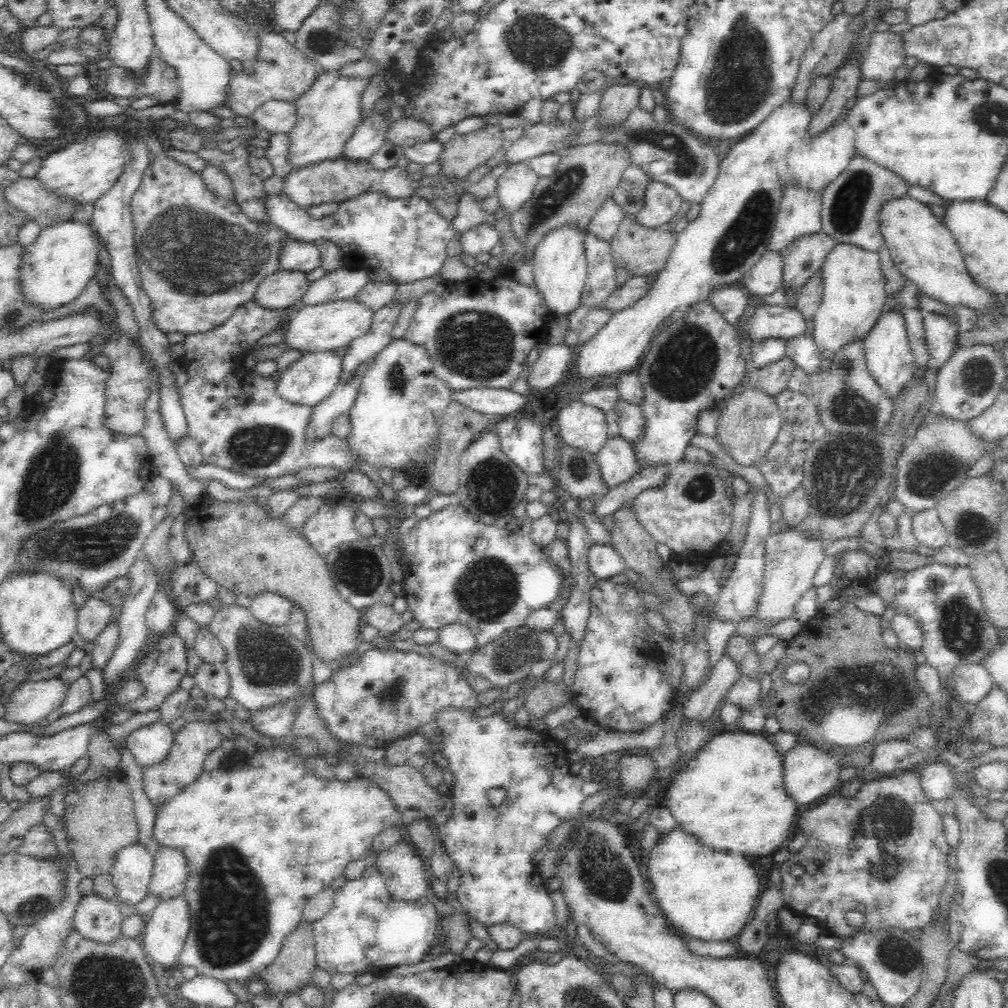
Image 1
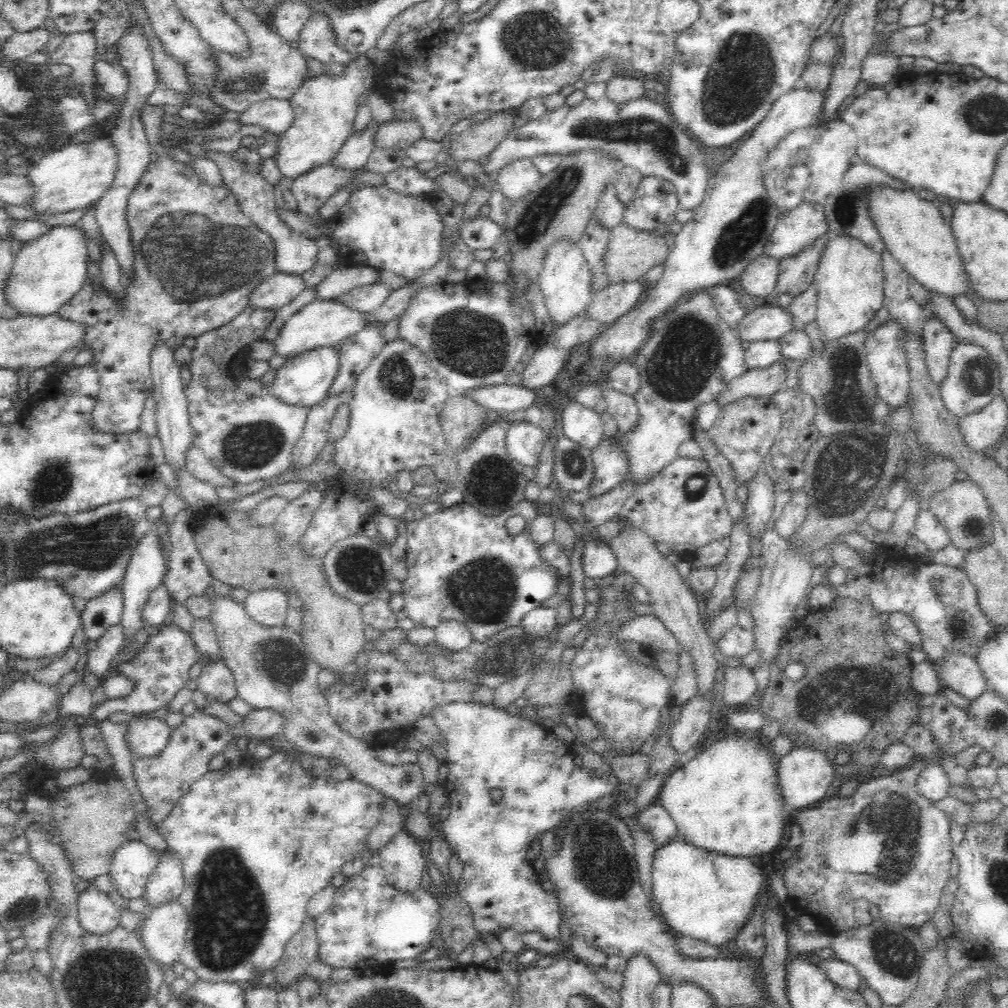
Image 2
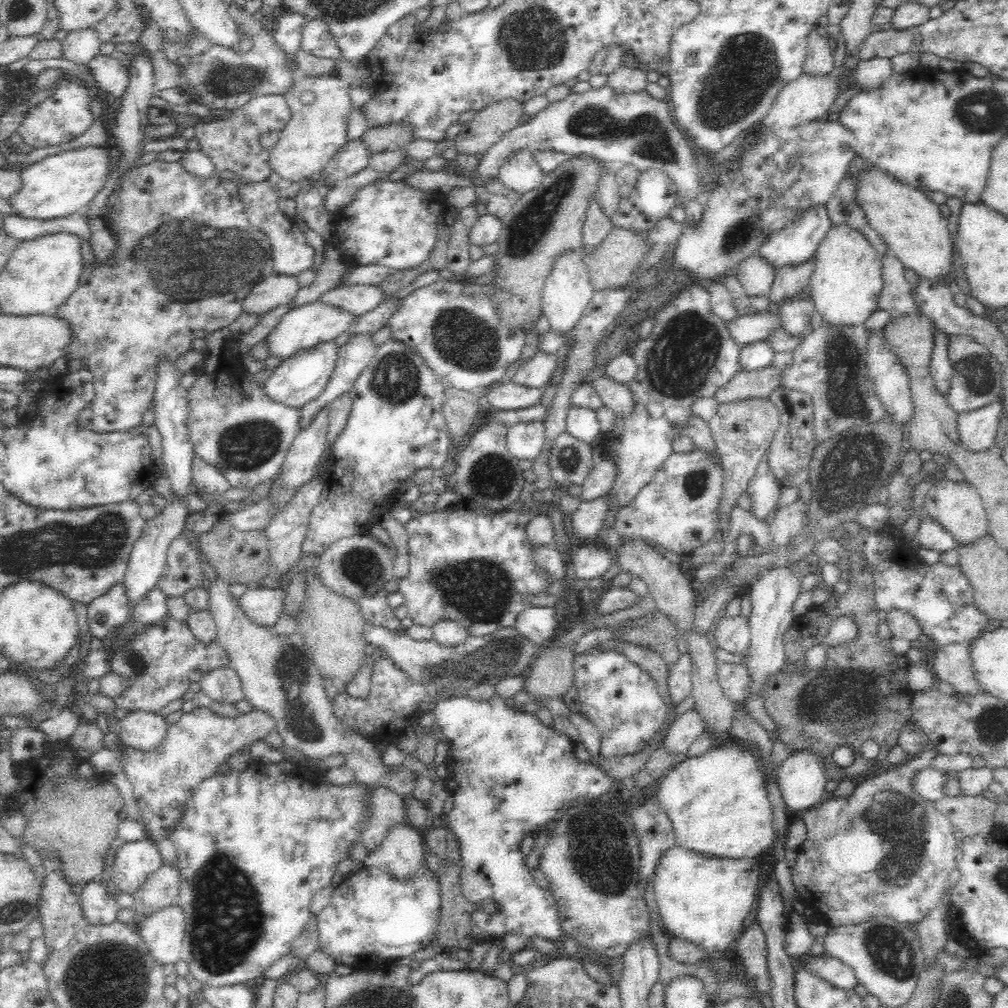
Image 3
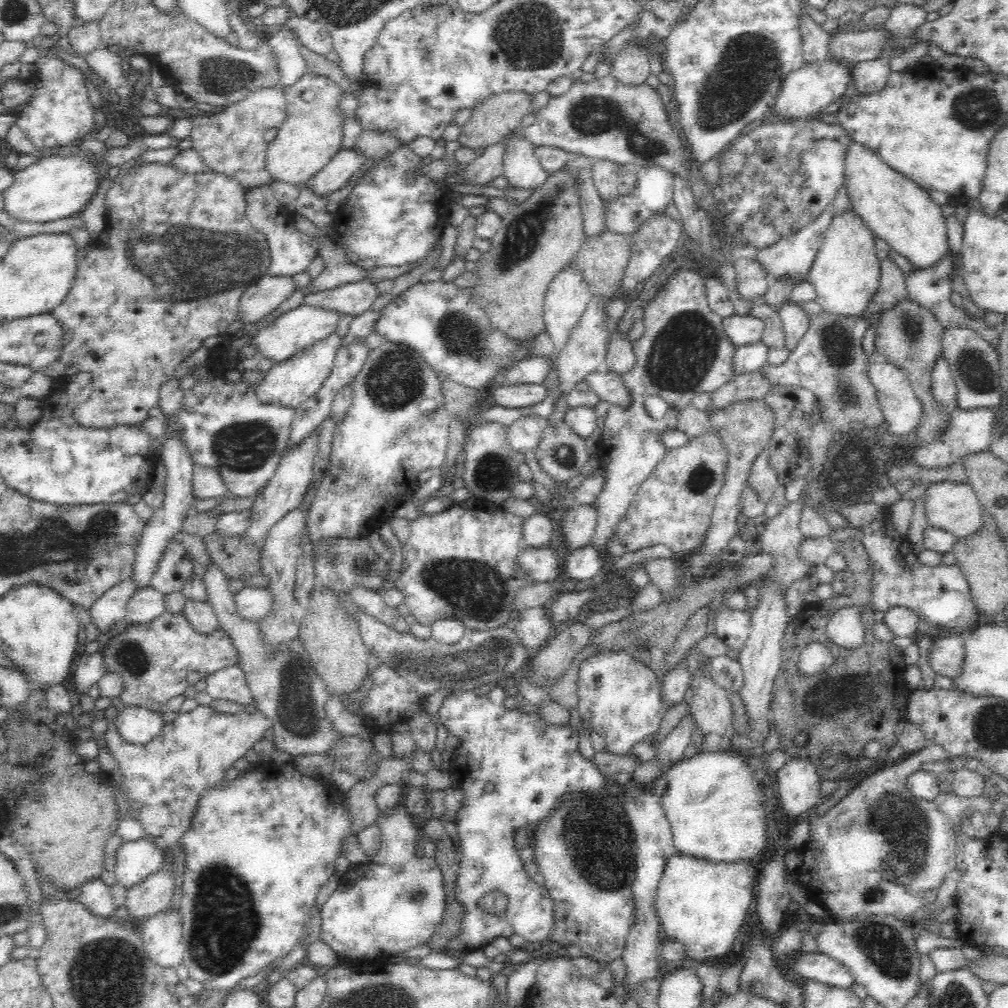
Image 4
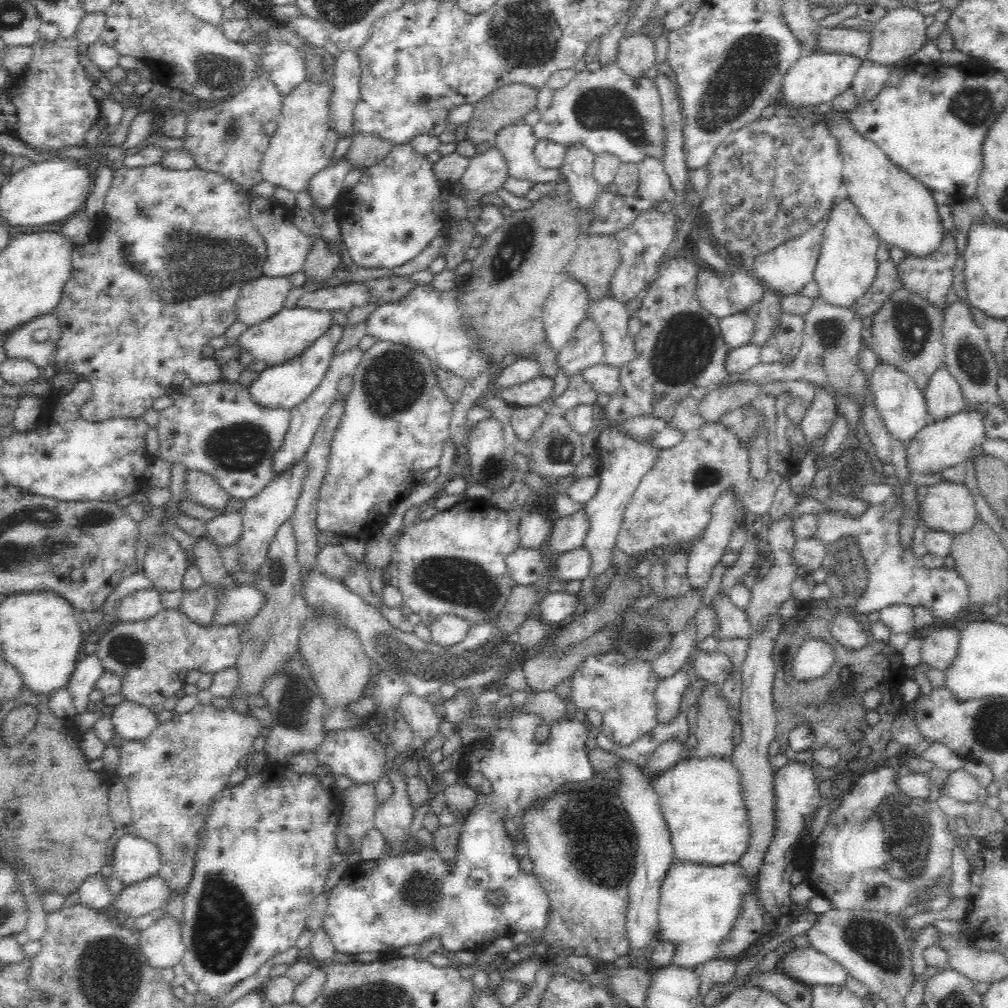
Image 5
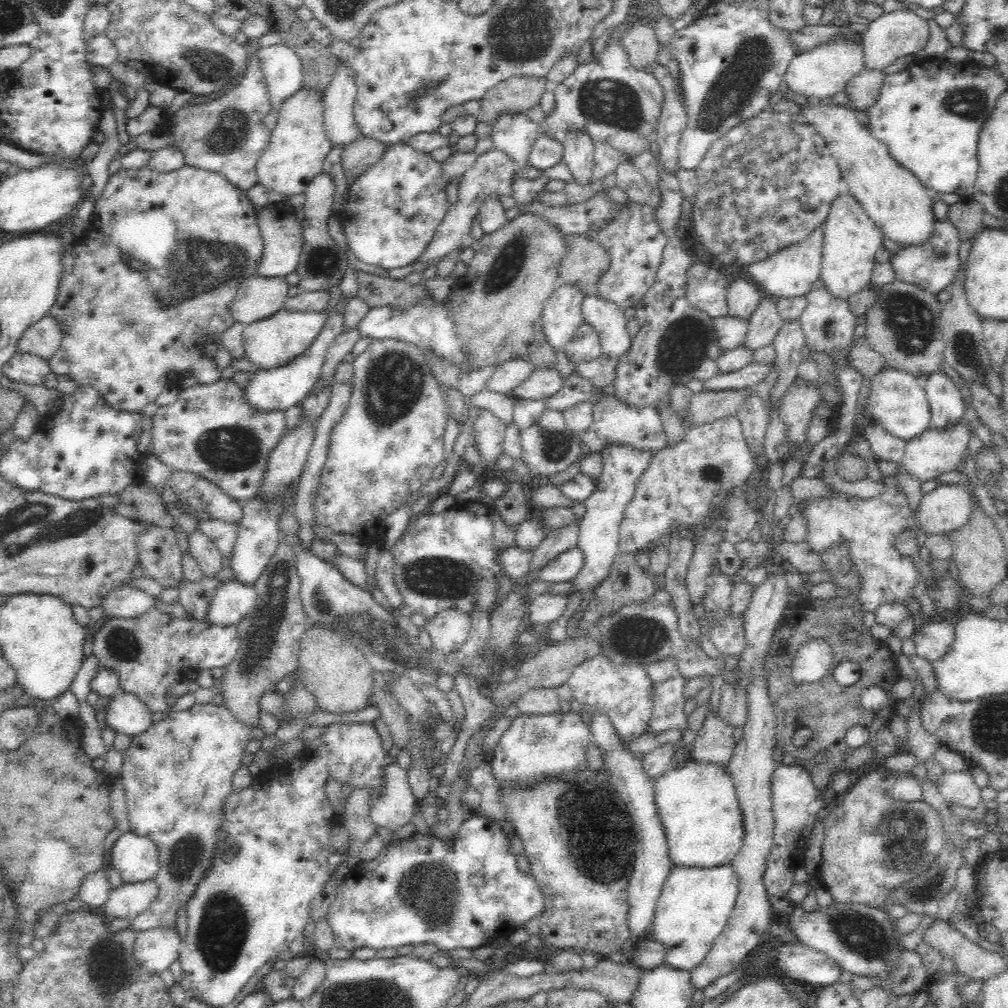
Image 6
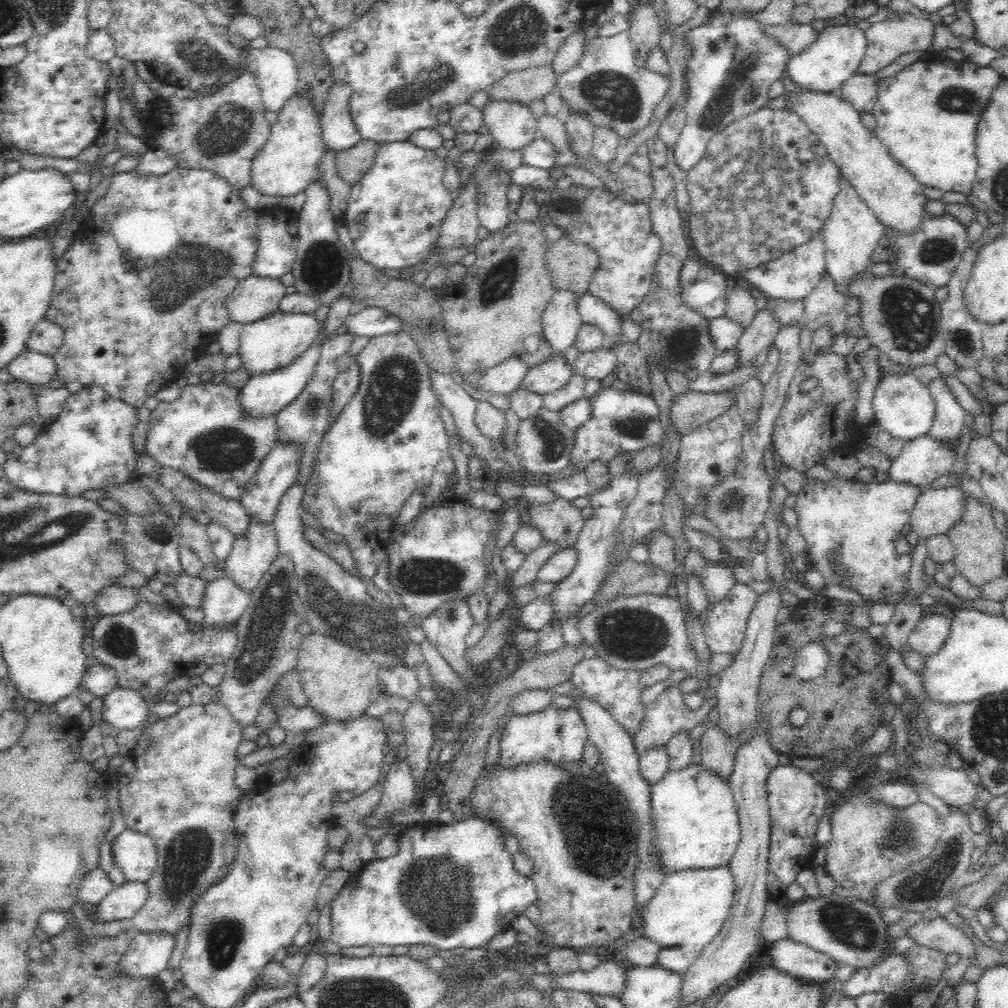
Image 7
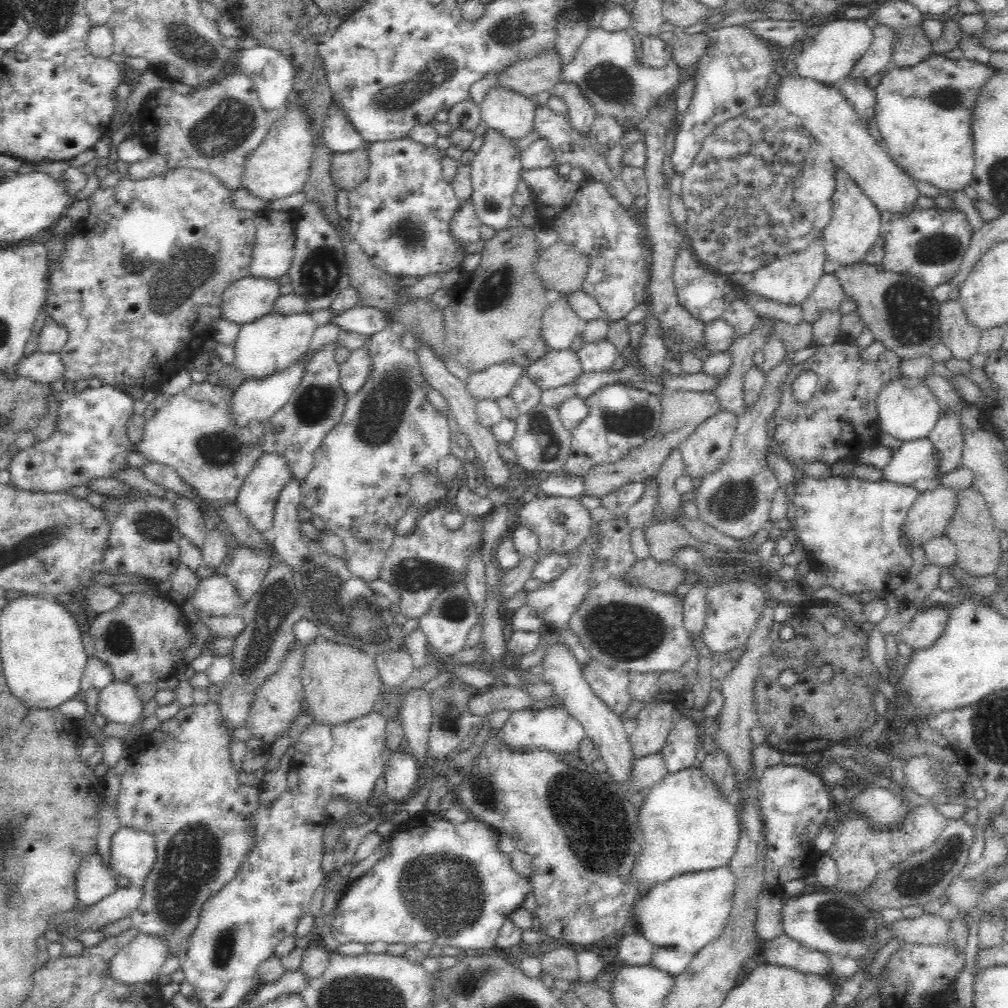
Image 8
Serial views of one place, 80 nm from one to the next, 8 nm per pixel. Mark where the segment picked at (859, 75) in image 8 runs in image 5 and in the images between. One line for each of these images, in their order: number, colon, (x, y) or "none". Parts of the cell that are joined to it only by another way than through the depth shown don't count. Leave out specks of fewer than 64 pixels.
5: (900, 33)
6: (889, 36)
7: (887, 40)

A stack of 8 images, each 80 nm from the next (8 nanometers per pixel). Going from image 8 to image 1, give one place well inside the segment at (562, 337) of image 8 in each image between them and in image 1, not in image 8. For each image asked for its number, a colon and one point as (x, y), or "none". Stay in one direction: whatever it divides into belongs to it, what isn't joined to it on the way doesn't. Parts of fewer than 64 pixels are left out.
1: (559, 267)
2: (566, 282)
3: (567, 291)
4: (565, 303)
5: (564, 310)
6: (562, 316)
7: (561, 322)

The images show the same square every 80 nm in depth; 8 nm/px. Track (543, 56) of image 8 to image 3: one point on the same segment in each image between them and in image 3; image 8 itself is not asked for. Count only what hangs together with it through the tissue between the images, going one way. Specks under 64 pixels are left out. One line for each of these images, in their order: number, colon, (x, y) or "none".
3: (490, 123)
4: (495, 117)
5: (507, 104)
6: (517, 93)
7: (526, 84)

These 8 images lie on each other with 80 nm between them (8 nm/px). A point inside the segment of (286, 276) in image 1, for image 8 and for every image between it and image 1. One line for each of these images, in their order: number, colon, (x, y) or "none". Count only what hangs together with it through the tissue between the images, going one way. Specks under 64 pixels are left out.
2: (274, 291)
3: (269, 292)
4: (259, 299)
5: (259, 298)
6: (257, 297)
7: (254, 298)
8: (248, 298)

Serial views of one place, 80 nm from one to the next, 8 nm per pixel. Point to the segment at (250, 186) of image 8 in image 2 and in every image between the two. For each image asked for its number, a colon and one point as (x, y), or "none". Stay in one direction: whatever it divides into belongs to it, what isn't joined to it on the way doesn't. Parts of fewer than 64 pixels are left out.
2: (324, 106)
3: (320, 105)
4: (309, 137)
5: (301, 145)
6: (295, 153)
7: (286, 164)

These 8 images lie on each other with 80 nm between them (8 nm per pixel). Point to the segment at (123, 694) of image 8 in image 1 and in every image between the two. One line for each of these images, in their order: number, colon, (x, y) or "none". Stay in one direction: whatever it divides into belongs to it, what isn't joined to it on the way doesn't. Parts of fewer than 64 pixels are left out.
1: (149, 743)
2: (145, 735)
3: (140, 729)
4: (136, 725)
5: (131, 720)
6: (127, 714)
7: (124, 708)

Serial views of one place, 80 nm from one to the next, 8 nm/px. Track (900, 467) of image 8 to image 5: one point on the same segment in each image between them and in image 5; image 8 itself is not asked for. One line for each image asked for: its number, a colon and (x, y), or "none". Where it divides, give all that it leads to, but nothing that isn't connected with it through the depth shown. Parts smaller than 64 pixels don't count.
5: (942, 444)
6: (926, 456)
7: (923, 459)

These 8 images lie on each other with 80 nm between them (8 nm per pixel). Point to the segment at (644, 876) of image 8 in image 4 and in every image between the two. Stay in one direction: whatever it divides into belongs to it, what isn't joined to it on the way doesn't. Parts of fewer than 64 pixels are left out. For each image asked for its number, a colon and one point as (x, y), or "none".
4: (714, 808)
5: (701, 801)
6: (696, 803)
7: (694, 819)

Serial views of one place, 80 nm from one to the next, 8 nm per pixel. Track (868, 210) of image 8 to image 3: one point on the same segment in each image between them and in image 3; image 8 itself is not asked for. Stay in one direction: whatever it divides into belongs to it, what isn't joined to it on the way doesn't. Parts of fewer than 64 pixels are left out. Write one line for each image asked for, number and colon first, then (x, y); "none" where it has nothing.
3: (846, 280)
4: (845, 273)
5: (847, 265)
6: (850, 238)
7: (852, 232)

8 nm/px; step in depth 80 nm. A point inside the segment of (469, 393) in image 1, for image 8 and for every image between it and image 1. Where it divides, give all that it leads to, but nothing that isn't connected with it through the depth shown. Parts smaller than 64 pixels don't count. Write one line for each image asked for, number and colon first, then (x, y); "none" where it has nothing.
2: (505, 399)
3: (503, 396)
4: (516, 396)
5: (535, 391)
6: (543, 382)
7: (552, 374)
8: (556, 368)

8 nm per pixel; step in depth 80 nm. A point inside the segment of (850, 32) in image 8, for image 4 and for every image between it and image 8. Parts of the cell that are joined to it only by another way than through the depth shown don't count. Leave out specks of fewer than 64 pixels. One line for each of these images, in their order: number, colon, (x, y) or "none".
4: (805, 92)
5: (817, 77)
6: (821, 72)
7: (834, 56)

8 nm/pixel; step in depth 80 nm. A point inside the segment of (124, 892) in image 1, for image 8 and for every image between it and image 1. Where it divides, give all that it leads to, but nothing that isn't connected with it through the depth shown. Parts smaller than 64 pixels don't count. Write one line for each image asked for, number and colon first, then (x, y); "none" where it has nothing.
2: (132, 863)
3: (134, 861)
4: (136, 859)
5: (135, 859)
6: (136, 858)
7: (134, 854)
8: (132, 852)

